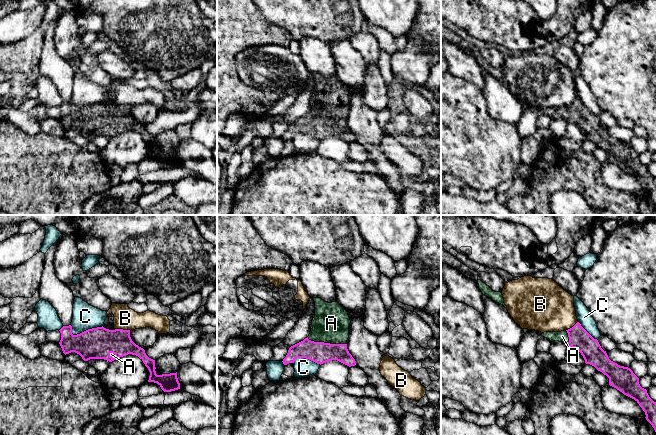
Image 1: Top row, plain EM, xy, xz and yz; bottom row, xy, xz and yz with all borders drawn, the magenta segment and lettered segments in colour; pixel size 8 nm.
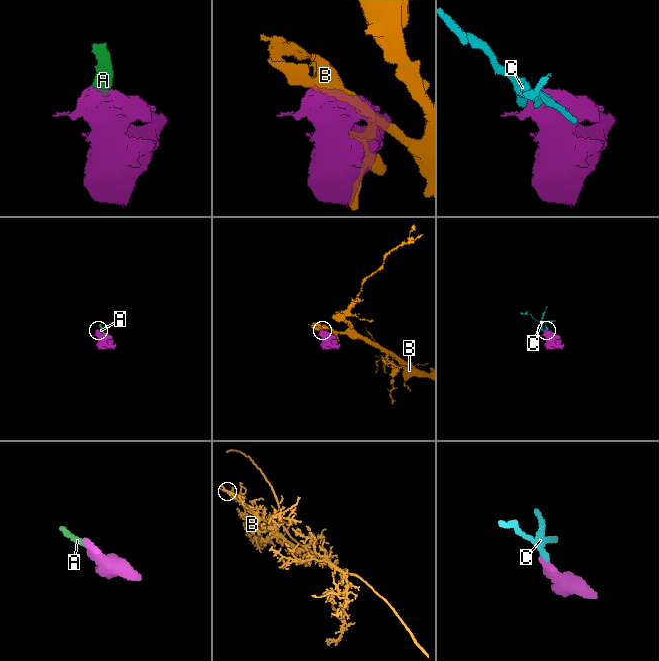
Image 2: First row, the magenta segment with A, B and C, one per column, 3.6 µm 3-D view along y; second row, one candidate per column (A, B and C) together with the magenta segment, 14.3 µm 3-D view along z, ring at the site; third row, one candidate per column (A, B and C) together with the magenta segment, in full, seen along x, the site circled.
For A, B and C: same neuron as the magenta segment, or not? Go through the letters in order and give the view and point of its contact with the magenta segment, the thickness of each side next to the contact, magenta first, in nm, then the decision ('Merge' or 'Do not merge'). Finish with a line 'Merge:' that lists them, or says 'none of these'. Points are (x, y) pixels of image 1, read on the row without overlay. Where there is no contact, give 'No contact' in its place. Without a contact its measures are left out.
A: Touches magenta at xz (327, 119). Thickness 180 nm (magenta) against 300 nm. Merge
B: Touches magenta at xy (123, 106). Thickness 260 nm (magenta) against 180 nm. Do not merge
C: Touches magenta at xy (86, 106). Thickness 260 nm (magenta) against 200 nm. Do not merge
Merge: A

